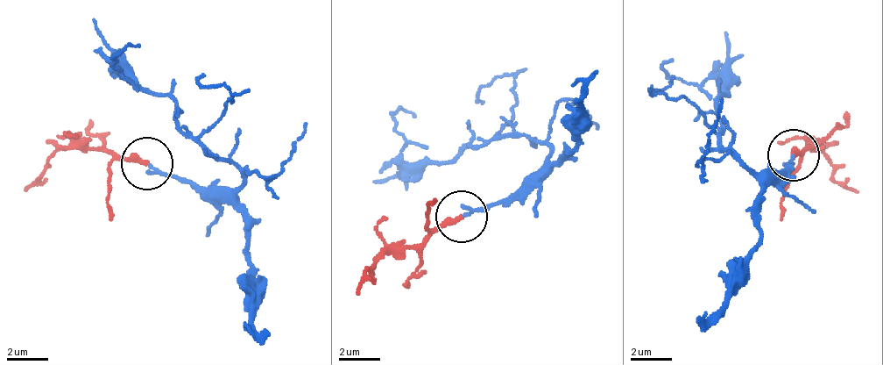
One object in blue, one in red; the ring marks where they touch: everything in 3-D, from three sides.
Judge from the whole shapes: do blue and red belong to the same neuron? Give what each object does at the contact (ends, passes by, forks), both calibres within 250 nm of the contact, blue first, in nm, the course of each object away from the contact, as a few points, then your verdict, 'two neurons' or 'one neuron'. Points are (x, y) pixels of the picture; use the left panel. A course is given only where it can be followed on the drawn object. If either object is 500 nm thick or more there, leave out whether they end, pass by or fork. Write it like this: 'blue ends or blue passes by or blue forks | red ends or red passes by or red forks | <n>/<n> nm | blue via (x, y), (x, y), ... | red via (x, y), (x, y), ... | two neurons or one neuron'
blue ends | red ends | 180/280 nm | blue via (147, 162), (197, 185), (234, 191), (243, 177), (214, 160), (166, 97), (144, 94), (118, 67), (138, 43) | red via (147, 162), (102, 150), (59, 152), (39, 180), (25, 189) | one neuron

